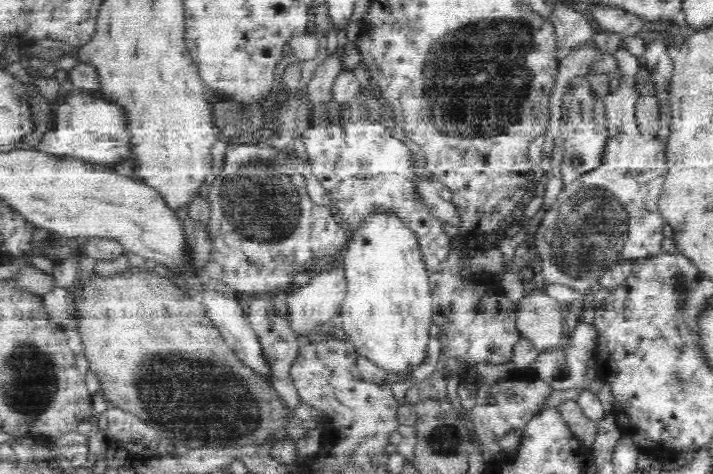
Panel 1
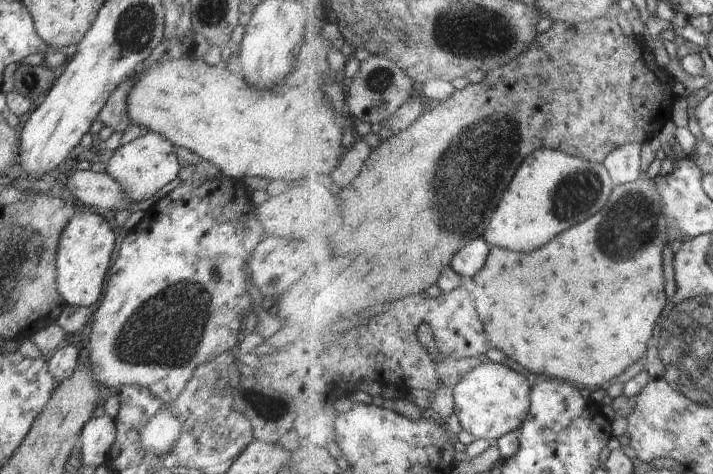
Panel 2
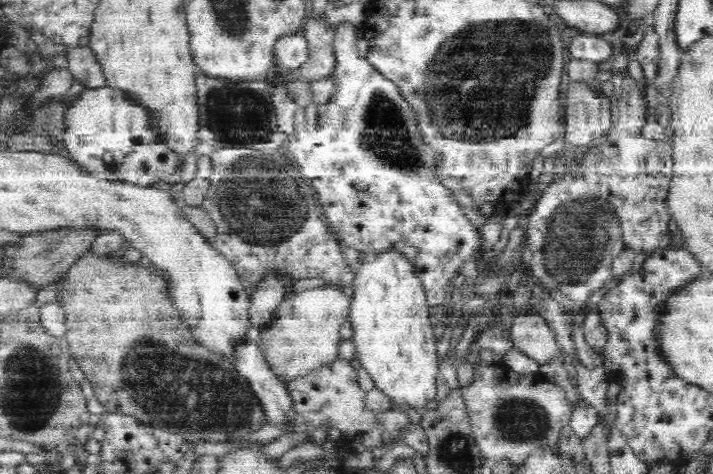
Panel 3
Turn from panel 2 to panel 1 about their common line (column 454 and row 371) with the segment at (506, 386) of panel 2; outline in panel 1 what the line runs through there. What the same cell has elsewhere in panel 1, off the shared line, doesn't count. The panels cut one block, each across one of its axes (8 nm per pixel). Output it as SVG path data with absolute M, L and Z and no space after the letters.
M373 207L373 210L361 216L361 222L356 227L348 230L348 240L344 251L343 267L345 268L345 279L347 280L347 291L344 300L340 304L340 311L337 313L337 321L344 330L349 341L357 348L357 354L371 358L378 366L383 366L389 371L398 372L403 369L414 370L424 358L427 357L428 331L432 323L432 289L429 283L430 272L424 259L420 240L414 230L404 222L399 212L392 211L392 207Z

